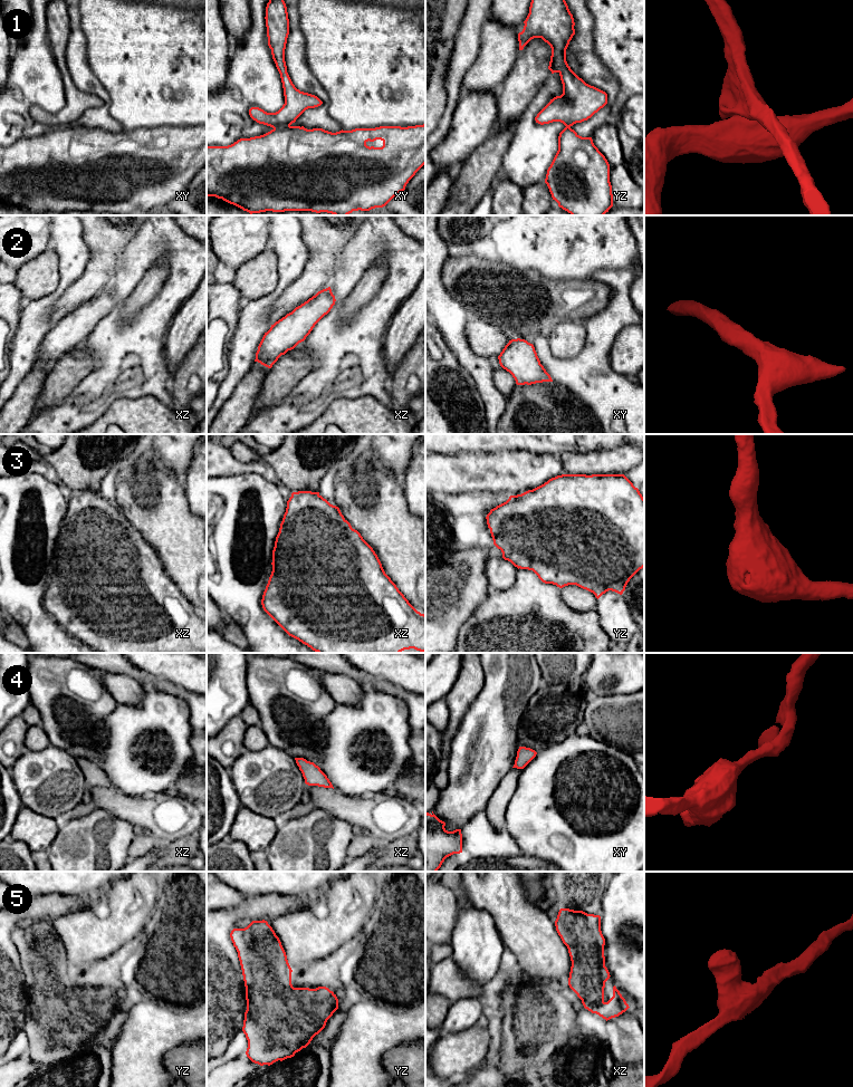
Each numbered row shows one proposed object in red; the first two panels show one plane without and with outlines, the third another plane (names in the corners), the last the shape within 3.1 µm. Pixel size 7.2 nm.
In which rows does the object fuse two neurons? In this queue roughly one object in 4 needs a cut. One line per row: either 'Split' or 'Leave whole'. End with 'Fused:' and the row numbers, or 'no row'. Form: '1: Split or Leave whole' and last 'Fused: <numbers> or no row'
1: Split
2: Leave whole
3: Leave whole
4: Leave whole
5: Leave whole
Fused: 1

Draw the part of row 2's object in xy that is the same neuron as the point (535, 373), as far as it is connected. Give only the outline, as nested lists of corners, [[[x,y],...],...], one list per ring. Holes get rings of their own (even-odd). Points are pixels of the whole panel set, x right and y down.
[[[511,339],[498,356],[500,366],[509,372],[517,385],[553,382],[537,356],[533,344]]]

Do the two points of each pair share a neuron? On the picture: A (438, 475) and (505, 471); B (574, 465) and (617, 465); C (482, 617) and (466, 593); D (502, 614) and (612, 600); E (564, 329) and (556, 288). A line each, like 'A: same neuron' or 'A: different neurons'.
A: same neuron
B: same neuron
C: different neurons
D: different neurons
E: different neurons

